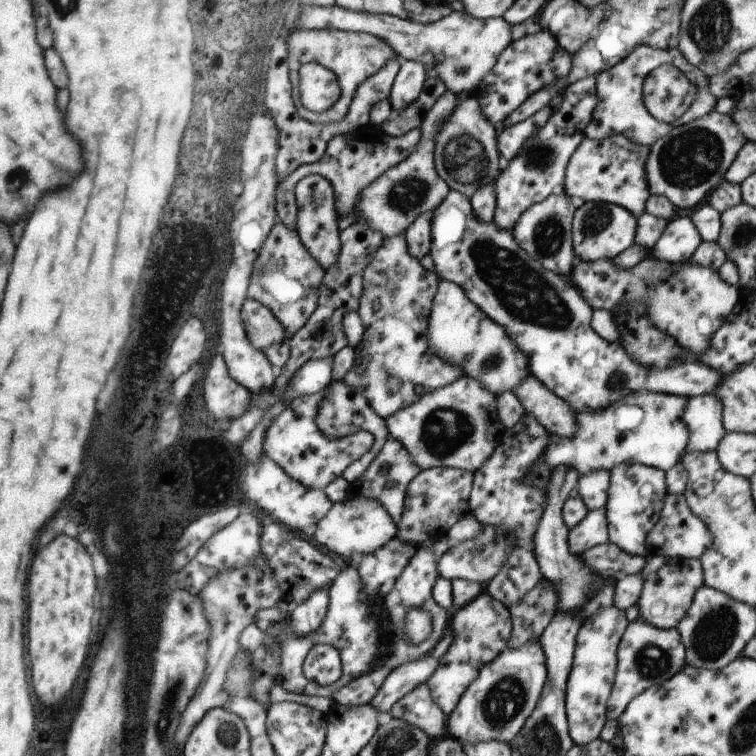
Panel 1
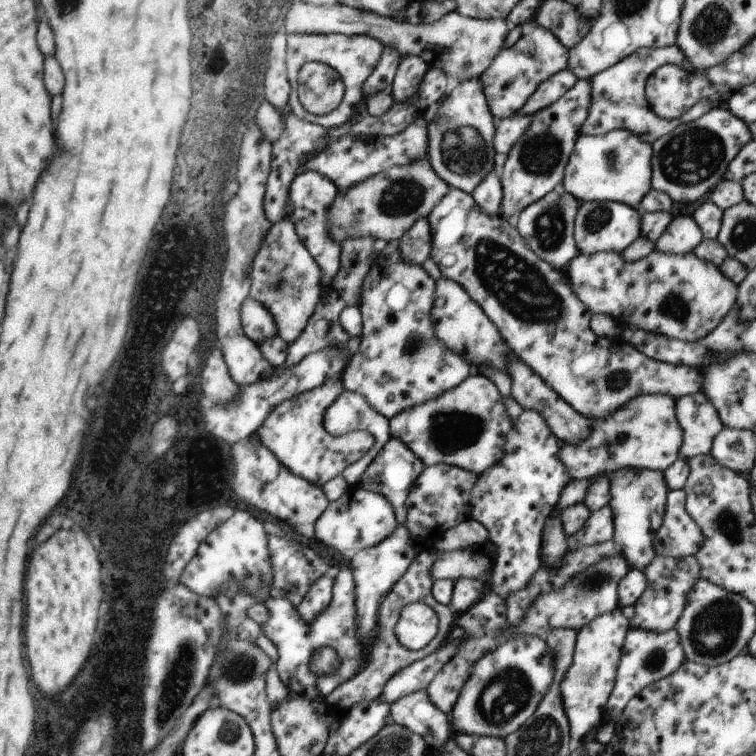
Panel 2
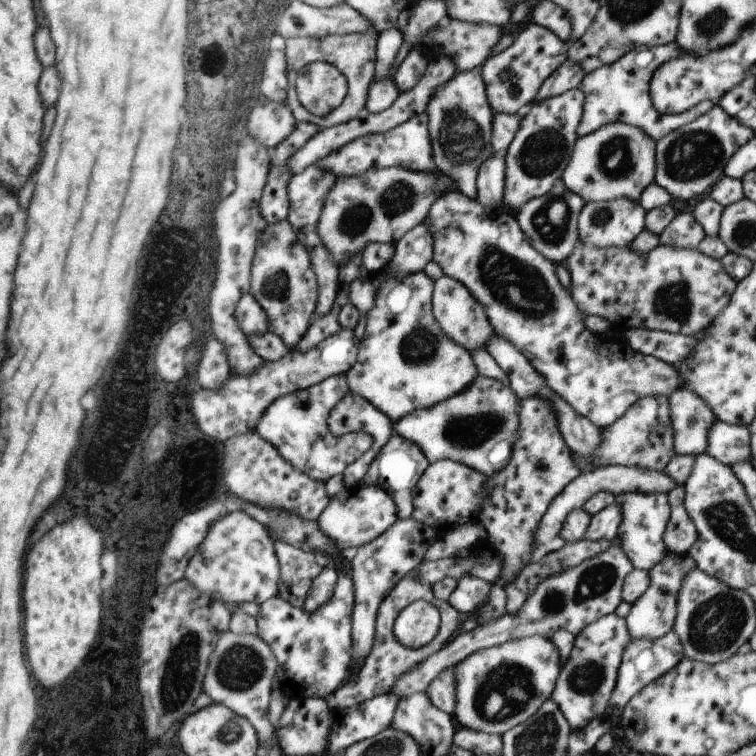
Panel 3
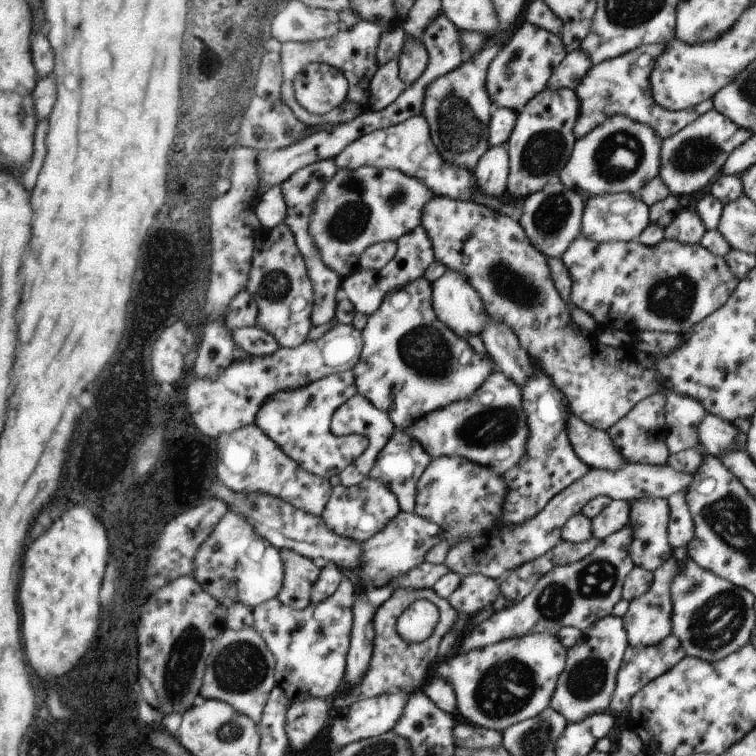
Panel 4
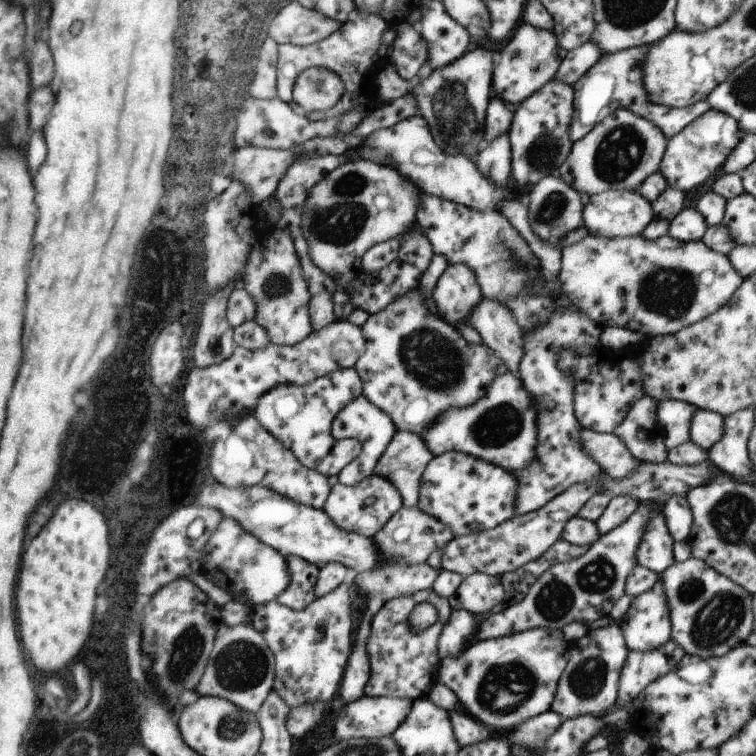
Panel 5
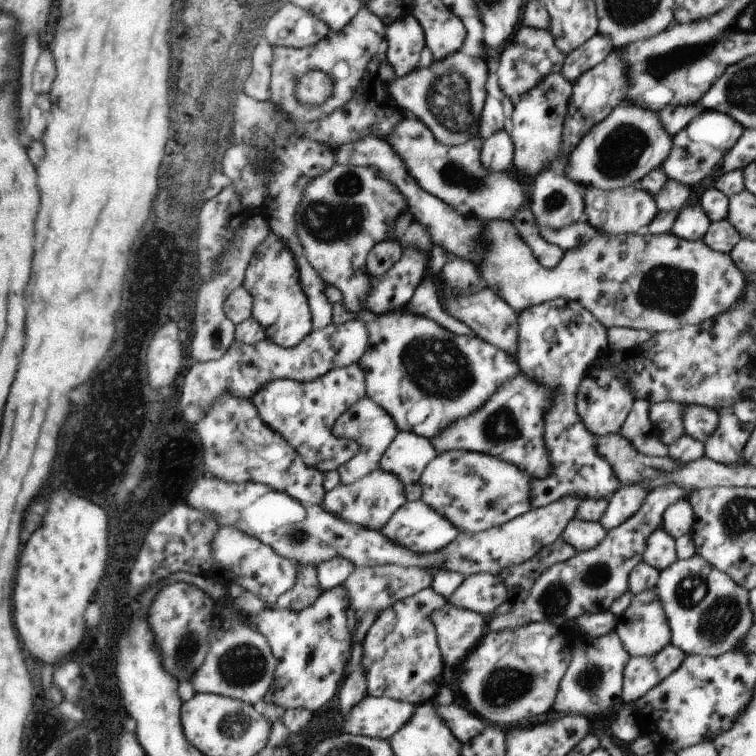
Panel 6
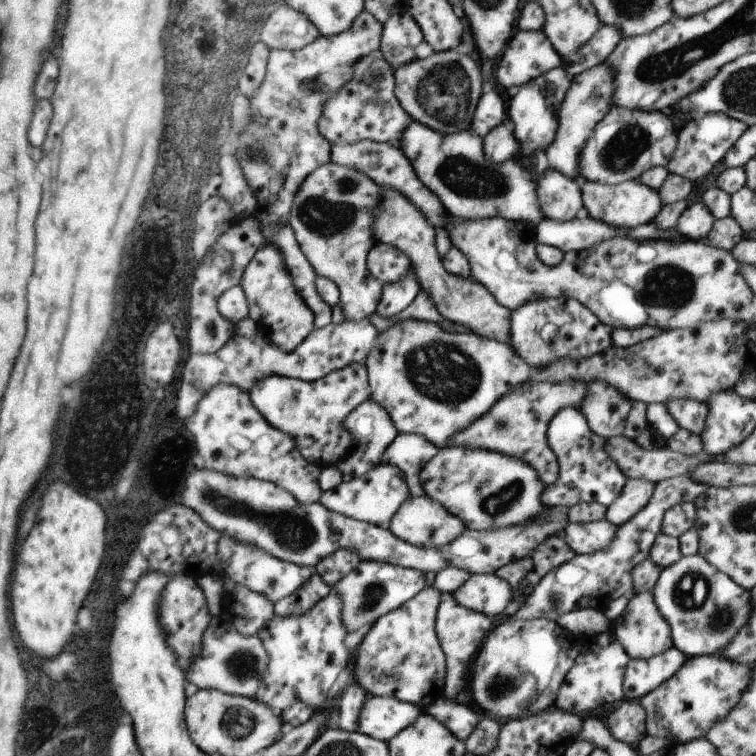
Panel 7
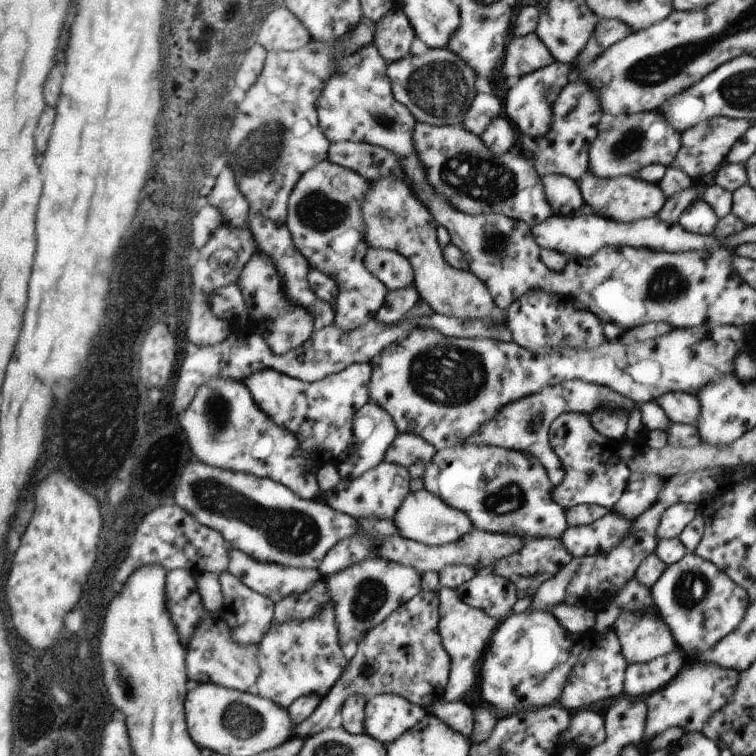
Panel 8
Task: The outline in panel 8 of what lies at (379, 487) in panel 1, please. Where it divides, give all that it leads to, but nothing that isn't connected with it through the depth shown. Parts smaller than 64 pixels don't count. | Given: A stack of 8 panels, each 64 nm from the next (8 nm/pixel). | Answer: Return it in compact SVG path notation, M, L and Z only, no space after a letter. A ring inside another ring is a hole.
M397 434L389 450L385 452L385 462L399 464L411 474L411 490L423 490L423 472L431 458L437 454L435 446L425 442L417 434Z

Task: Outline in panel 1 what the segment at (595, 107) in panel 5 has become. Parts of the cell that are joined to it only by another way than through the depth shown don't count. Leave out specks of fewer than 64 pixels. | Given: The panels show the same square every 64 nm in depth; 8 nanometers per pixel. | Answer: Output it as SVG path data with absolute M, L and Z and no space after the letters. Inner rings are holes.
M639 46L635 48L625 60L621 60L617 66L601 72L599 76L595 76L595 92L597 92L597 108L593 110L593 118L589 120L589 124L585 126L585 138L589 140L605 140L609 136L617 136L623 134L627 136L631 142L639 144L639 146L653 146L659 138L667 136L673 128L689 124L693 120L699 120L701 116L709 114L715 110L717 98L709 92L709 82L707 76L695 68L683 54L679 48L671 48L671 50L659 50L659 48L651 48L651 46ZM659 66L675 66L679 68L693 84L701 86L699 96L695 98L695 102L691 104L691 108L673 124L663 124L657 118L653 118L643 102L643 80L647 78L649 72L653 72Z

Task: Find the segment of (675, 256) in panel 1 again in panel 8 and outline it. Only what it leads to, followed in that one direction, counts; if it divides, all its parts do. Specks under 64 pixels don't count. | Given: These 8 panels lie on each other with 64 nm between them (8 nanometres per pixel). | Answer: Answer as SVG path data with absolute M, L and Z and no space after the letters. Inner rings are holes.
M693 200L677 220L677 224L681 224L681 228L685 228L687 232L701 236L711 236L717 228L717 222L719 216L713 212L713 206L705 200Z

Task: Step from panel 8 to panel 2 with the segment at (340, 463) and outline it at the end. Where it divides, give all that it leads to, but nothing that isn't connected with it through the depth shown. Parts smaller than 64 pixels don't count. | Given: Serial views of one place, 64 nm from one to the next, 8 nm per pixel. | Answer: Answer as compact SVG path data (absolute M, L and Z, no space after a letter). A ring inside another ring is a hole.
M345 390L345 392L327 408L323 426L325 426L325 430L327 430L331 436L335 436L335 438L345 436L345 434L351 434L351 432L359 432L359 430L365 430L365 432L369 432L369 434L375 438L375 442L373 442L373 446L369 448L369 452L365 452L365 456L363 456L361 460L353 462L349 468L345 468L345 472L341 472L341 476L345 478L345 482L349 484L349 488L359 486L361 476L367 472L369 464L377 458L377 452L381 452L383 444L391 438L391 432L389 432L389 418L385 418L381 412L377 412L361 394L355 394L355 392L347 392L347 390Z

